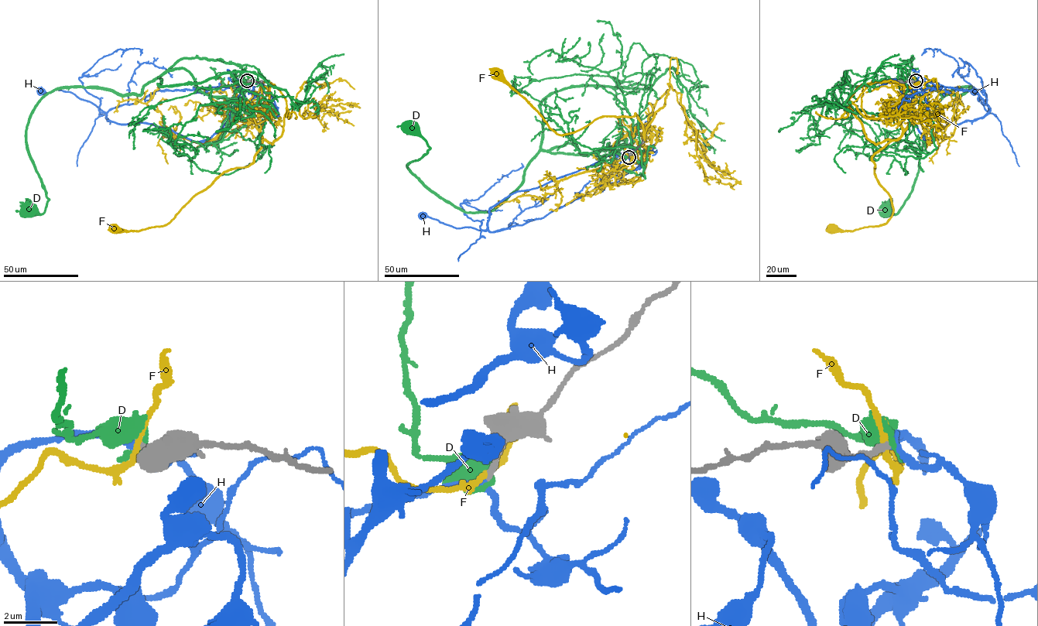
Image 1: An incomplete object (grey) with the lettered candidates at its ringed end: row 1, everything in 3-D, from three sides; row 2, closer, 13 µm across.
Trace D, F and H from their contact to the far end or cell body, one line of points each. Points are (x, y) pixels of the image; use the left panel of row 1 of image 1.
D: (248, 80), (234, 63), (183, 58), (140, 94), (48, 92), (26, 131), (48, 200), (42, 213), (25, 213)
F: (248, 80), (234, 87), (241, 107), (262, 137), (254, 162), (224, 171), (163, 226), (115, 229)
H: (248, 80), (239, 83), (241, 91), (226, 122), (200, 141), (148, 123), (111, 121), (71, 92), (41, 90)

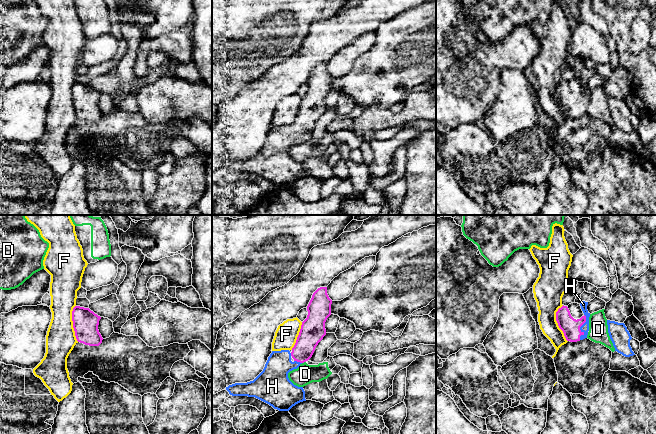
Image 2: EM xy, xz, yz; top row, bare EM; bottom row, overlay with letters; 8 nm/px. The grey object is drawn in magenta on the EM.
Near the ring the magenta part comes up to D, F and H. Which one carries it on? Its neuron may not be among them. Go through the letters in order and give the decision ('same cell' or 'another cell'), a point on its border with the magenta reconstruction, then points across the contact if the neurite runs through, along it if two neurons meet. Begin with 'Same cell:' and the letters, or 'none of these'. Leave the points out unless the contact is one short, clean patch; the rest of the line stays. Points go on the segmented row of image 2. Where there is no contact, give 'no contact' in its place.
Same cell: H
D: another cell; meets magenta in xz at (303, 362); border along xz (305, 361), (302, 363)
F: another cell; meets magenta in yz at (557, 322); border along yz (562, 305), (556, 312), (556, 322), (567, 341)
H: same cell; meets magenta in yz at (580, 326); runs through yz (571, 327), (580, 326), (584, 328)

